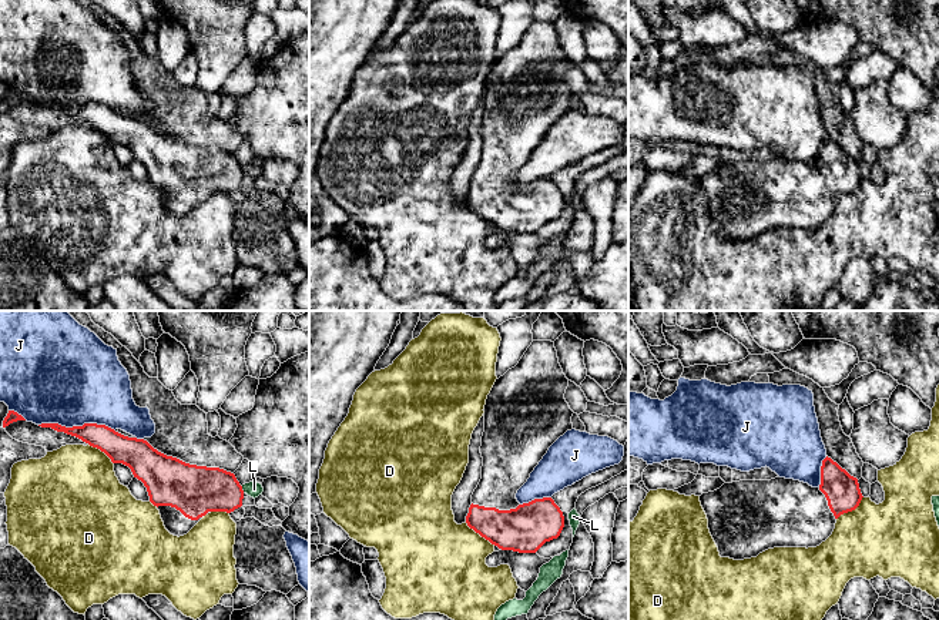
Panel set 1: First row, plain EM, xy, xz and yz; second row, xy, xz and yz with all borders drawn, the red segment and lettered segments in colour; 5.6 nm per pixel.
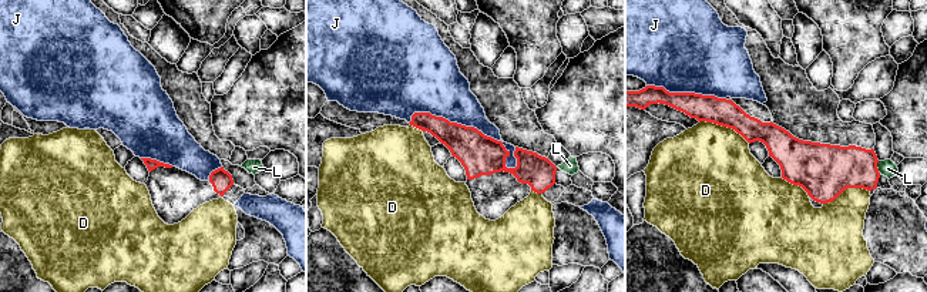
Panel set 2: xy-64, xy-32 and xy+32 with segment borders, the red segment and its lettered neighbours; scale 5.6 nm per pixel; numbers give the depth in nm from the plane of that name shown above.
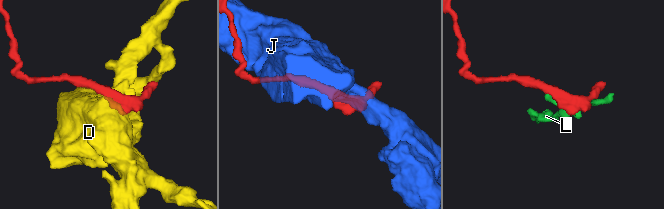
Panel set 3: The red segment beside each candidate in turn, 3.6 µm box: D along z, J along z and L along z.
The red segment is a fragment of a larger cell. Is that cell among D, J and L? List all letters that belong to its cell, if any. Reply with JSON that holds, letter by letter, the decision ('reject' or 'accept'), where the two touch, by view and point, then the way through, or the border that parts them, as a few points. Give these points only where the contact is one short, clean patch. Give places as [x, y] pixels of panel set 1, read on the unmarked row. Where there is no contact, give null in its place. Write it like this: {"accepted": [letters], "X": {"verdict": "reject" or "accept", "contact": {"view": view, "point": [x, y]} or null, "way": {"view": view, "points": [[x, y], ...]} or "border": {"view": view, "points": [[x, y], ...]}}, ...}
{"accepted": [], "D": {"verdict": "reject", "contact": {"view": "xz", "point": [480, 215]}}, "J": {"verdict": "reject", "contact": {"view": "xy", "point": [77, 107]}}, "L": {"verdict": "reject", "contact": {"view": "xy", "point": [241, 170]}, "border": {"view": "xy", "points": [[241, 167], [244, 173]]}}}

